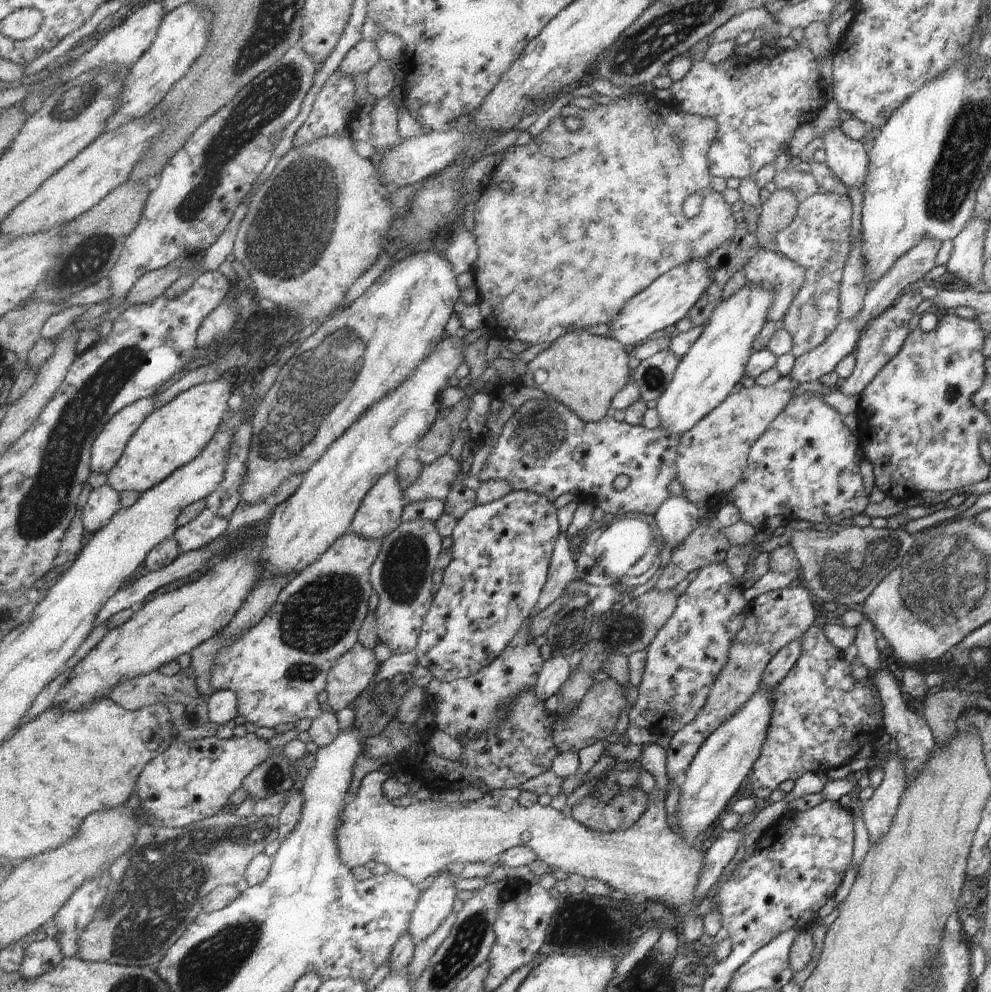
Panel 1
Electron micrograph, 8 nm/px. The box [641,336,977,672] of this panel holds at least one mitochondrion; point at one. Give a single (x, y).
(846, 571)

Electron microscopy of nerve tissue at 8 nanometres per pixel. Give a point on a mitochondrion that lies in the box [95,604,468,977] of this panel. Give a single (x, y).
(163, 883)

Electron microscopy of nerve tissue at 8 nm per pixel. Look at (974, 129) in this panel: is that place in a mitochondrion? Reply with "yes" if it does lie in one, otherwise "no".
yes

